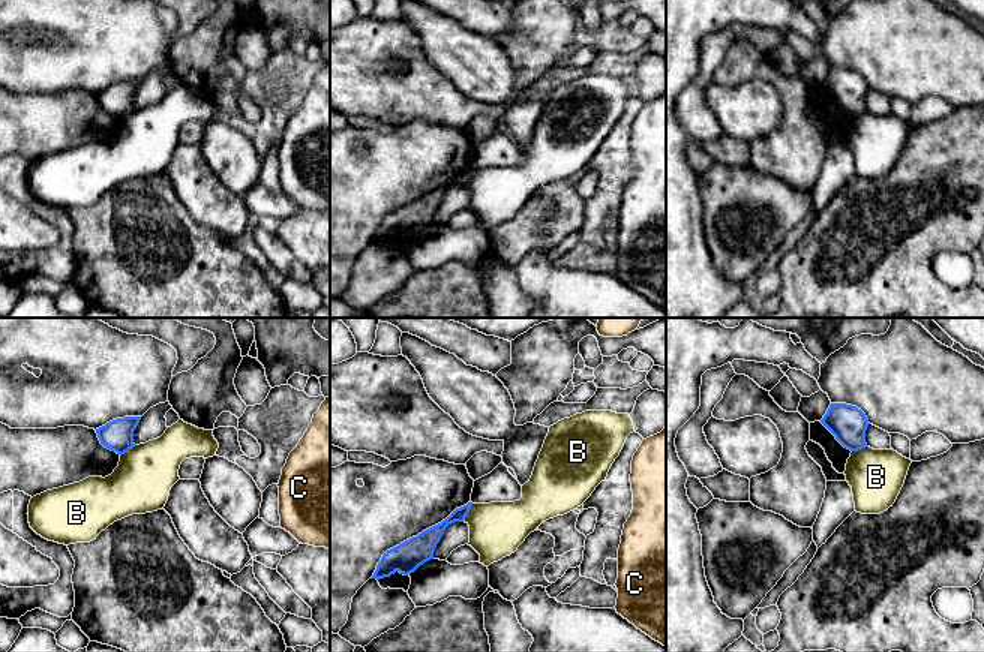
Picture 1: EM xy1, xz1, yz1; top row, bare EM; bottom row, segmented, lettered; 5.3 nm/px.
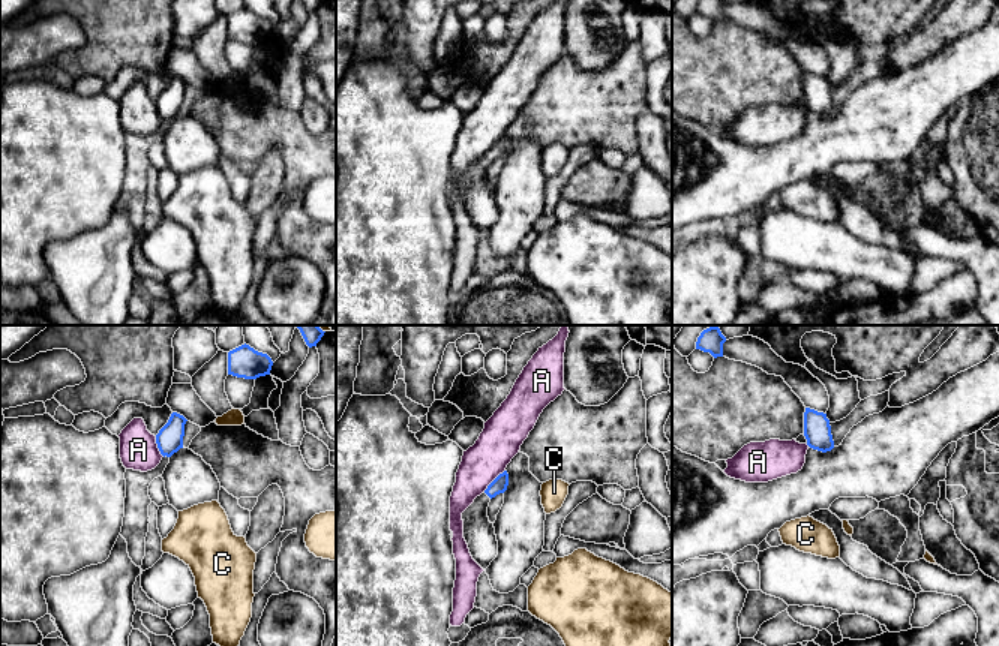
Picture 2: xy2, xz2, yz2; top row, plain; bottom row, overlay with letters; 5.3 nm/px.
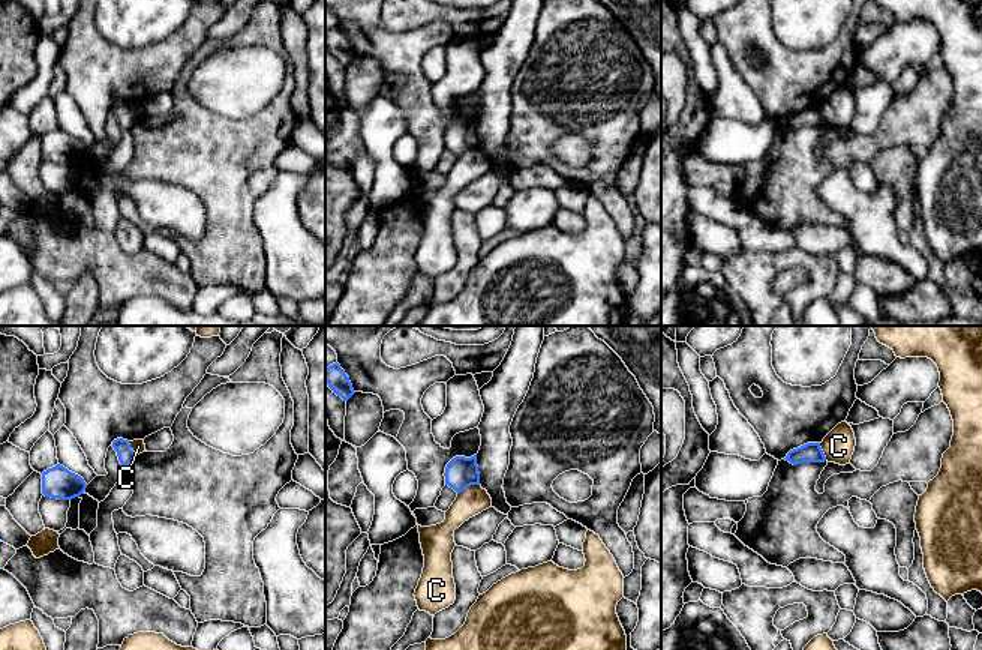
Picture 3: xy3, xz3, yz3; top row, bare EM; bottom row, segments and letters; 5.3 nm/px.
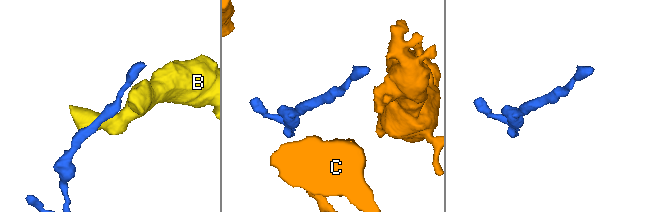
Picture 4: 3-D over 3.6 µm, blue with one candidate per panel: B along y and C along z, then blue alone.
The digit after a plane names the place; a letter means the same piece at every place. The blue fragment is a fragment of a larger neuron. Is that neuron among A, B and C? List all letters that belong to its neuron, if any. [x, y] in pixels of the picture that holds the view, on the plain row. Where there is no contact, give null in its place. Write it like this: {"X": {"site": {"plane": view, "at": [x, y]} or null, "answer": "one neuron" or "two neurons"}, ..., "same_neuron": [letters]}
{"A": {"site": {"plane": "xz2", "at": [494, 144]}, "answer": "two neurons"}, "B": {"site": {"plane": "xz1", "at": [468, 176]}, "answer": "two neurons"}, "C": {"site": {"plane": "xz3", "at": [468, 149]}, "answer": "two neurons"}, "same_neuron": []}

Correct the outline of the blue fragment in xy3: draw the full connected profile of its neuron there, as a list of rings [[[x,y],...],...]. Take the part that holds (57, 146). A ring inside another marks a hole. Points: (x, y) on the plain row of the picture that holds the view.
[[[57,128],[42,137],[42,158],[57,164],[72,164],[84,158],[84,143]]]

